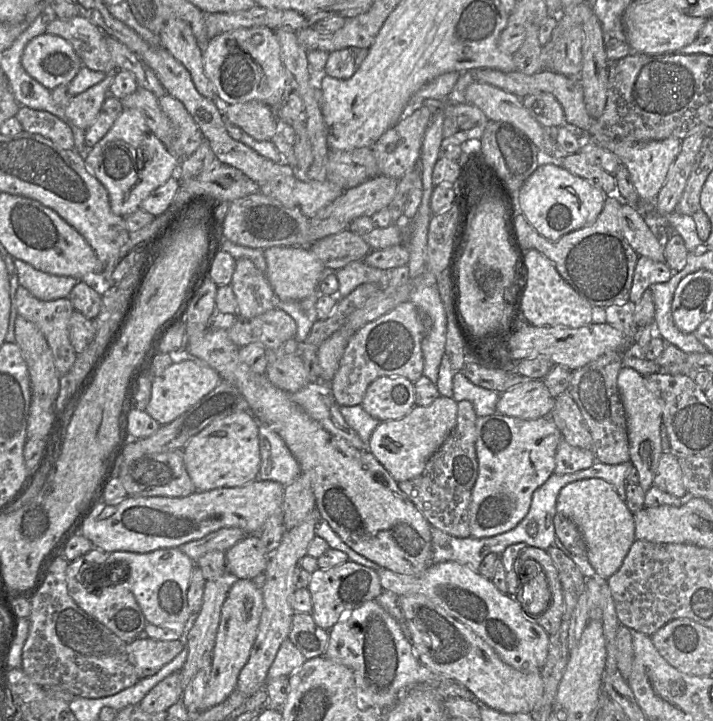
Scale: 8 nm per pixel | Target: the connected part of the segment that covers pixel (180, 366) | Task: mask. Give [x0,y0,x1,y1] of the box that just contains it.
[145,358,221,426]

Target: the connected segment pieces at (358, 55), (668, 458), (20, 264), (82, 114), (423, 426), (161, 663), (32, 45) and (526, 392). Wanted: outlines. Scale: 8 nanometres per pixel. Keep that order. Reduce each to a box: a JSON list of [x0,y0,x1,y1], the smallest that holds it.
[[324,47,368,79],[653,453,688,499],[14,258,78,301],[64,70,117,131],[368,396,457,482],[127,639,186,679],[21,33,82,91],[496,379,555,420]]

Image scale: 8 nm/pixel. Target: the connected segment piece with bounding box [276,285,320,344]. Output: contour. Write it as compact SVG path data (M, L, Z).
M318 285L317 290L313 294L311 294L309 297L307 297L303 300L282 301L282 300L280 300L279 298L276 297L276 307L283 310L284 312L286 312L296 322L297 332L296 332L295 339L300 344L304 343L304 341L306 340L313 324L318 319L315 305L316 305L316 302L317 302L317 299L319 297L319 295L320 295L320 292L319 292L319 285Z

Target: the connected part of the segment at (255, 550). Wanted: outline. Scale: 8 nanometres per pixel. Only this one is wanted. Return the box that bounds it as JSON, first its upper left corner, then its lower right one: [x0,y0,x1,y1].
[225,535,269,579]

